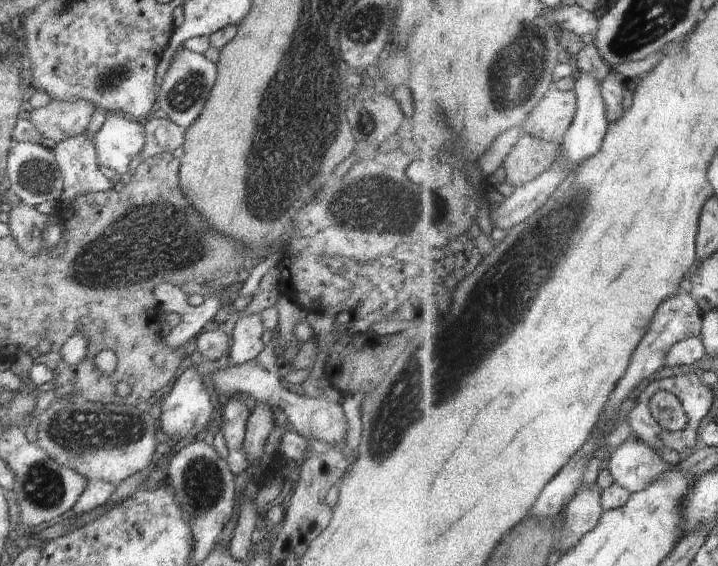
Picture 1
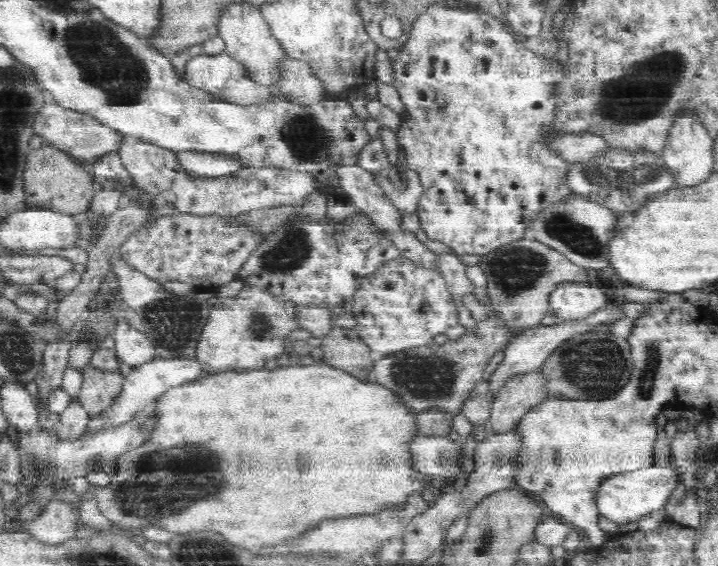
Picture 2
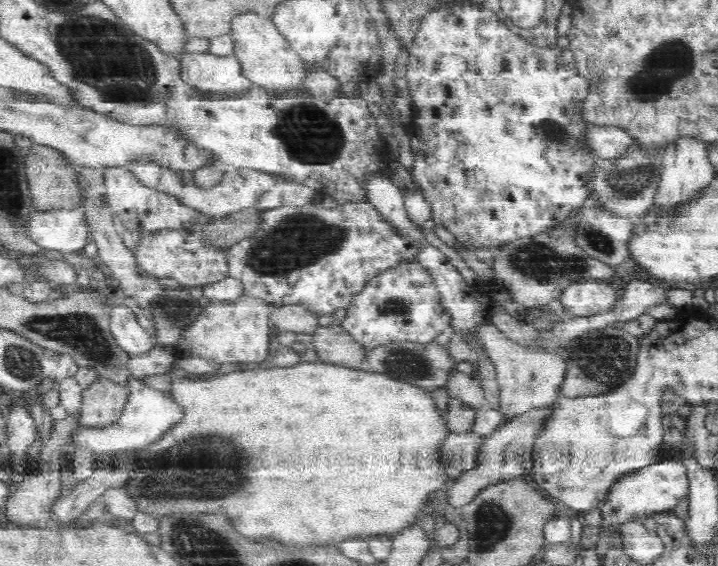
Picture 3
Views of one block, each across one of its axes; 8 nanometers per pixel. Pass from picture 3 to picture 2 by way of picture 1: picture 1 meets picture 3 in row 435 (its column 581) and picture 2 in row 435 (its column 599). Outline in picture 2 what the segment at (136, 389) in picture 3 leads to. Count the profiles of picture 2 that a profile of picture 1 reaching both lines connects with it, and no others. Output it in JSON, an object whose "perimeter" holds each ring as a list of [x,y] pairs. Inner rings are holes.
{"perimeter":[[[156,397],[154,402],[144,405],[141,409],[137,410],[137,413],[133,414],[131,419],[119,422],[115,425],[103,426],[91,431],[86,430],[80,436],[75,439],[68,440],[53,440],[47,433],[46,429],[37,427],[32,430],[30,436],[26,438],[20,438],[18,448],[20,452],[26,452],[34,456],[36,462],[35,466],[40,461],[52,461],[52,467],[56,467],[54,473],[56,473],[56,480],[63,483],[66,480],[70,480],[72,472],[76,468],[86,468],[88,473],[91,468],[95,471],[104,470],[109,476],[118,474],[118,458],[121,454],[140,448],[146,444],[146,440],[152,436],[154,428],[156,428],[156,422],[160,420],[160,411],[158,411],[158,405],[156,401],[159,397]]]}

